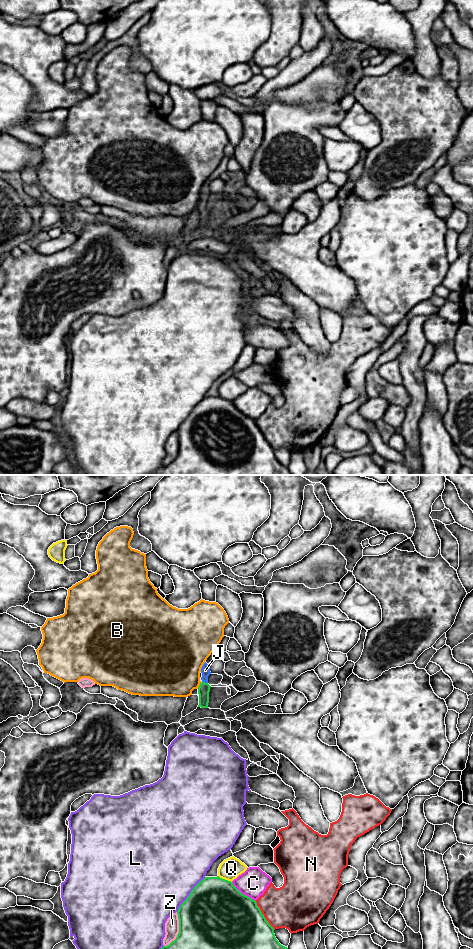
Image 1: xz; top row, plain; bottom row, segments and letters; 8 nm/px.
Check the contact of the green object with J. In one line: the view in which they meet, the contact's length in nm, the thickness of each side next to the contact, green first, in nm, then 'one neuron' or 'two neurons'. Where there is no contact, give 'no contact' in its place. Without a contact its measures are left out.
contact in xz; length 50 nm; calibres 100 and 80 nm; one neuron

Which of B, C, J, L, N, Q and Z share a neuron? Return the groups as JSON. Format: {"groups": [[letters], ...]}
{"groups": [["B"], ["C"], ["J"], ["L"], ["N"], ["Q"], ["Z"]]}

